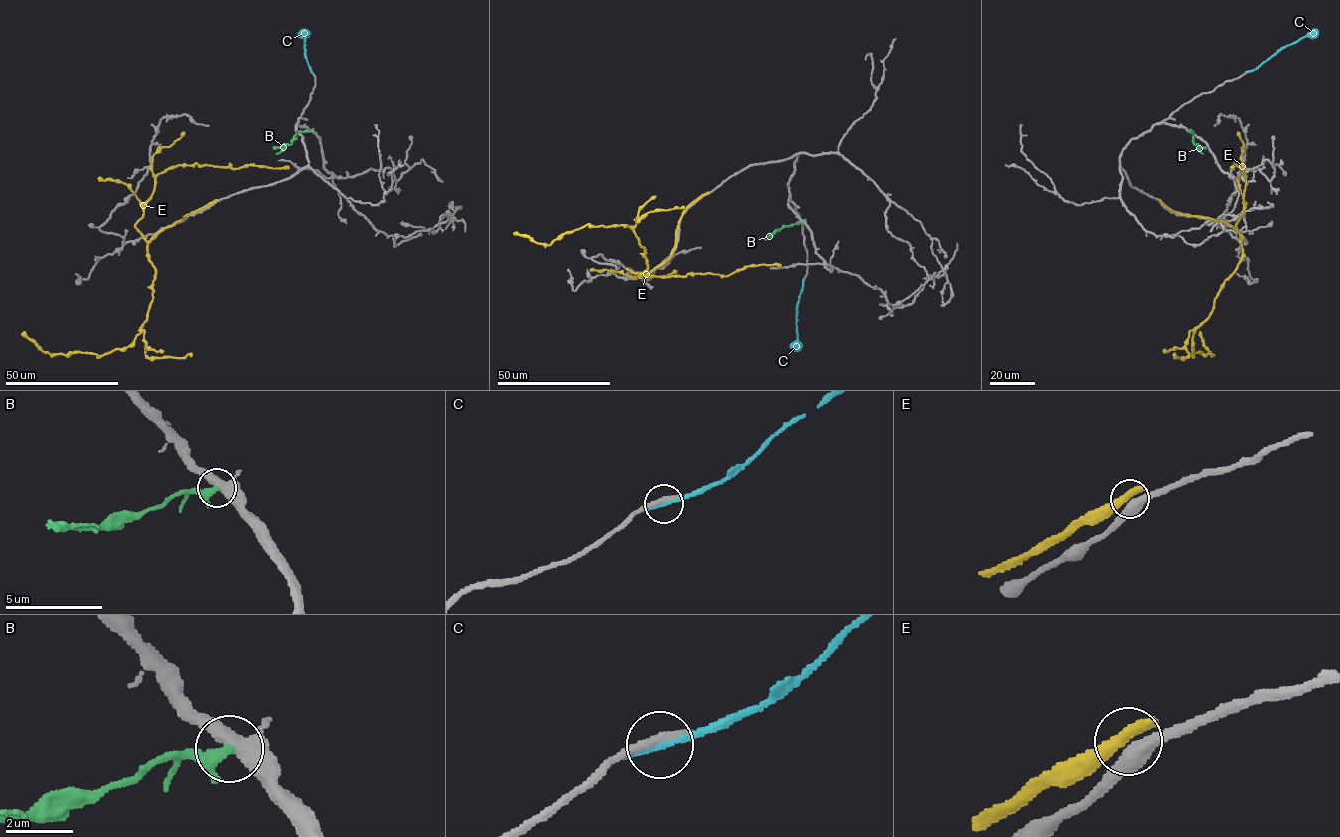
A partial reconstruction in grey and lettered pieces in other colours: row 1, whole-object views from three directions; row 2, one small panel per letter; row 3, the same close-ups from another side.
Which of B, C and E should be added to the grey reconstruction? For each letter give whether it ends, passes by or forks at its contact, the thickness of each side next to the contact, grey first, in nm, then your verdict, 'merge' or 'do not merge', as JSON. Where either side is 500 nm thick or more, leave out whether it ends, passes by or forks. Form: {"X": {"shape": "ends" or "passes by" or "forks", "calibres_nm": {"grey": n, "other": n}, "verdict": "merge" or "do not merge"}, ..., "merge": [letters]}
{"B": {"shape": "ends", "calibres_nm": {"grey": 440, "other": 360}, "verdict": "do not merge"}, "C": {"shape": "ends", "calibres_nm": {"grey": 380, "other": 320}, "verdict": "do not merge"}, "E": {"shape": "ends", "calibres_nm": {"grey": 440, "other": 440}, "verdict": "do not merge"}, "merge": []}

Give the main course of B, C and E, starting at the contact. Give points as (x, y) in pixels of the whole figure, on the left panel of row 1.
B: (310, 131), (298, 132), (292, 143), (273, 148)
C: (311, 71), (305, 56), (306, 36), (303, 32)
E: (214, 201), (148, 242), (148, 258), (156, 272), (153, 298), (132, 343), (99, 356), (51, 354), (21, 334)

